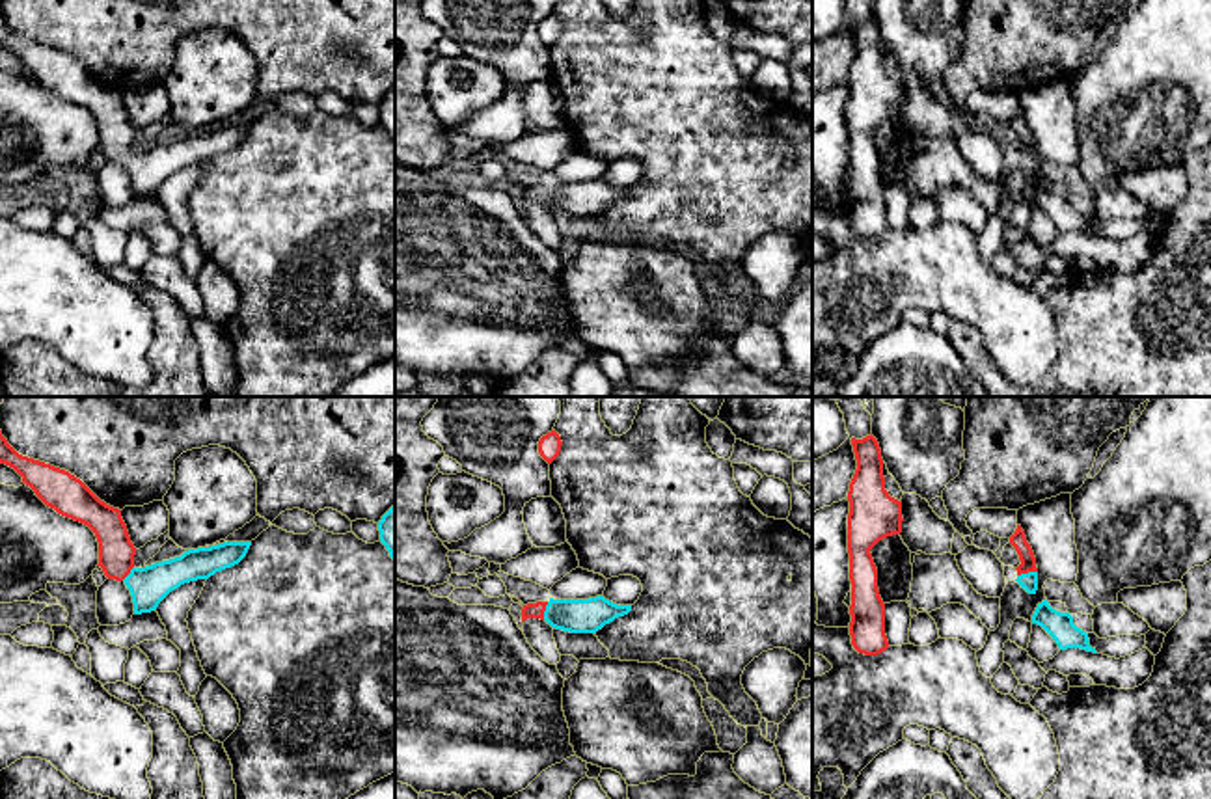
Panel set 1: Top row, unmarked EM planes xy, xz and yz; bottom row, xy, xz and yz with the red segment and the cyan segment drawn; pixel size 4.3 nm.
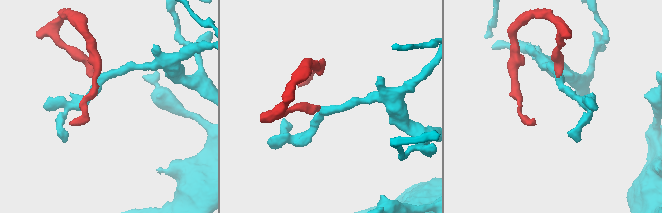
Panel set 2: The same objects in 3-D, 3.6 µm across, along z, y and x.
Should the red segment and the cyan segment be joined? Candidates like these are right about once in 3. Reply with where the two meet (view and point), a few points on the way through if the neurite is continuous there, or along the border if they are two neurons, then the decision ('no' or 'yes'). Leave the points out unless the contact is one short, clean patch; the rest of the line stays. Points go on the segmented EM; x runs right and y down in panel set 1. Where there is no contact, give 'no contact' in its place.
meets red in yz at (1027, 572); runs through yz (1018, 539), (1027, 557), (1027, 572), (1029, 582); yes

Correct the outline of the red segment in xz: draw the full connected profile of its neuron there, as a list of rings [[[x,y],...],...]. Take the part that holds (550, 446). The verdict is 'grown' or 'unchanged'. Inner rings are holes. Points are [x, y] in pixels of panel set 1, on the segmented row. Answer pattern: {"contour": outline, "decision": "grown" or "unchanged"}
{"contour": [[[551,430],[540,438],[538,453],[548,464],[551,464],[559,456],[561,445],[561,436],[555,430]]], "decision": "unchanged"}

